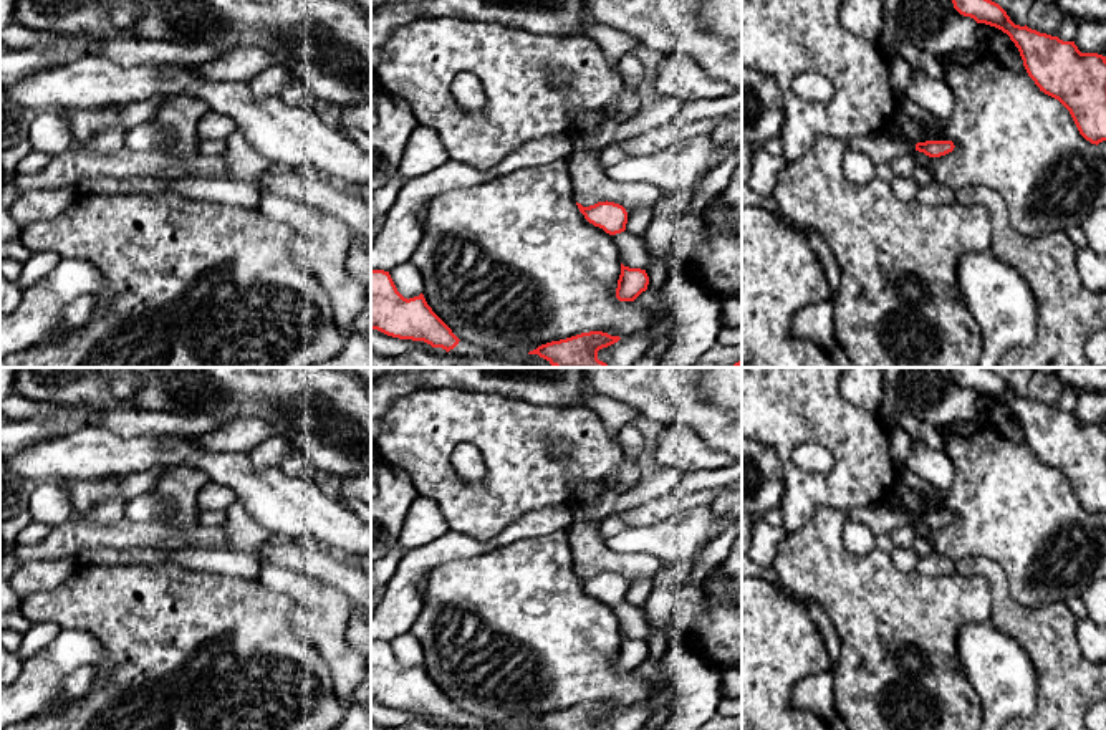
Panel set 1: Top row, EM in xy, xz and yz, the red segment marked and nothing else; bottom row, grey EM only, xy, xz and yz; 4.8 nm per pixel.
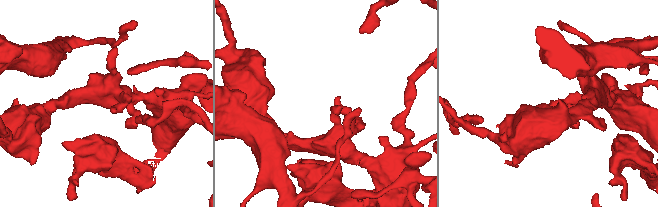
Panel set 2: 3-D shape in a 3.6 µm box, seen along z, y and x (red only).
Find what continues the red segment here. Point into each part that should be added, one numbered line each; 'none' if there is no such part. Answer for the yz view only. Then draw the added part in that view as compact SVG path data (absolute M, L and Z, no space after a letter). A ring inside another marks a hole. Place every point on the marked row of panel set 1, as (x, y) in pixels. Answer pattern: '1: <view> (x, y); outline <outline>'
1: yz (879, 148); outline M879 131L869 136L854 137L848 147L866 154L878 166L891 164L899 156L912 156L916 142L902 137L889 137L886 132Z

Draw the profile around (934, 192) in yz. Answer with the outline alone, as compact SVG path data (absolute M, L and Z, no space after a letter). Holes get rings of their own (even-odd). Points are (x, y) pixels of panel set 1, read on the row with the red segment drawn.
M934 180L929 185L919 187L916 200L921 204L950 204L955 200L955 190Z

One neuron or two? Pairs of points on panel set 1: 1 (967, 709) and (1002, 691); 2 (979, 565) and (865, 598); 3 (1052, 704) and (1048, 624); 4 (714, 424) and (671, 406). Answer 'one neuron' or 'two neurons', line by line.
1: two neurons
2: two neurons
3: one neuron
4: one neuron

